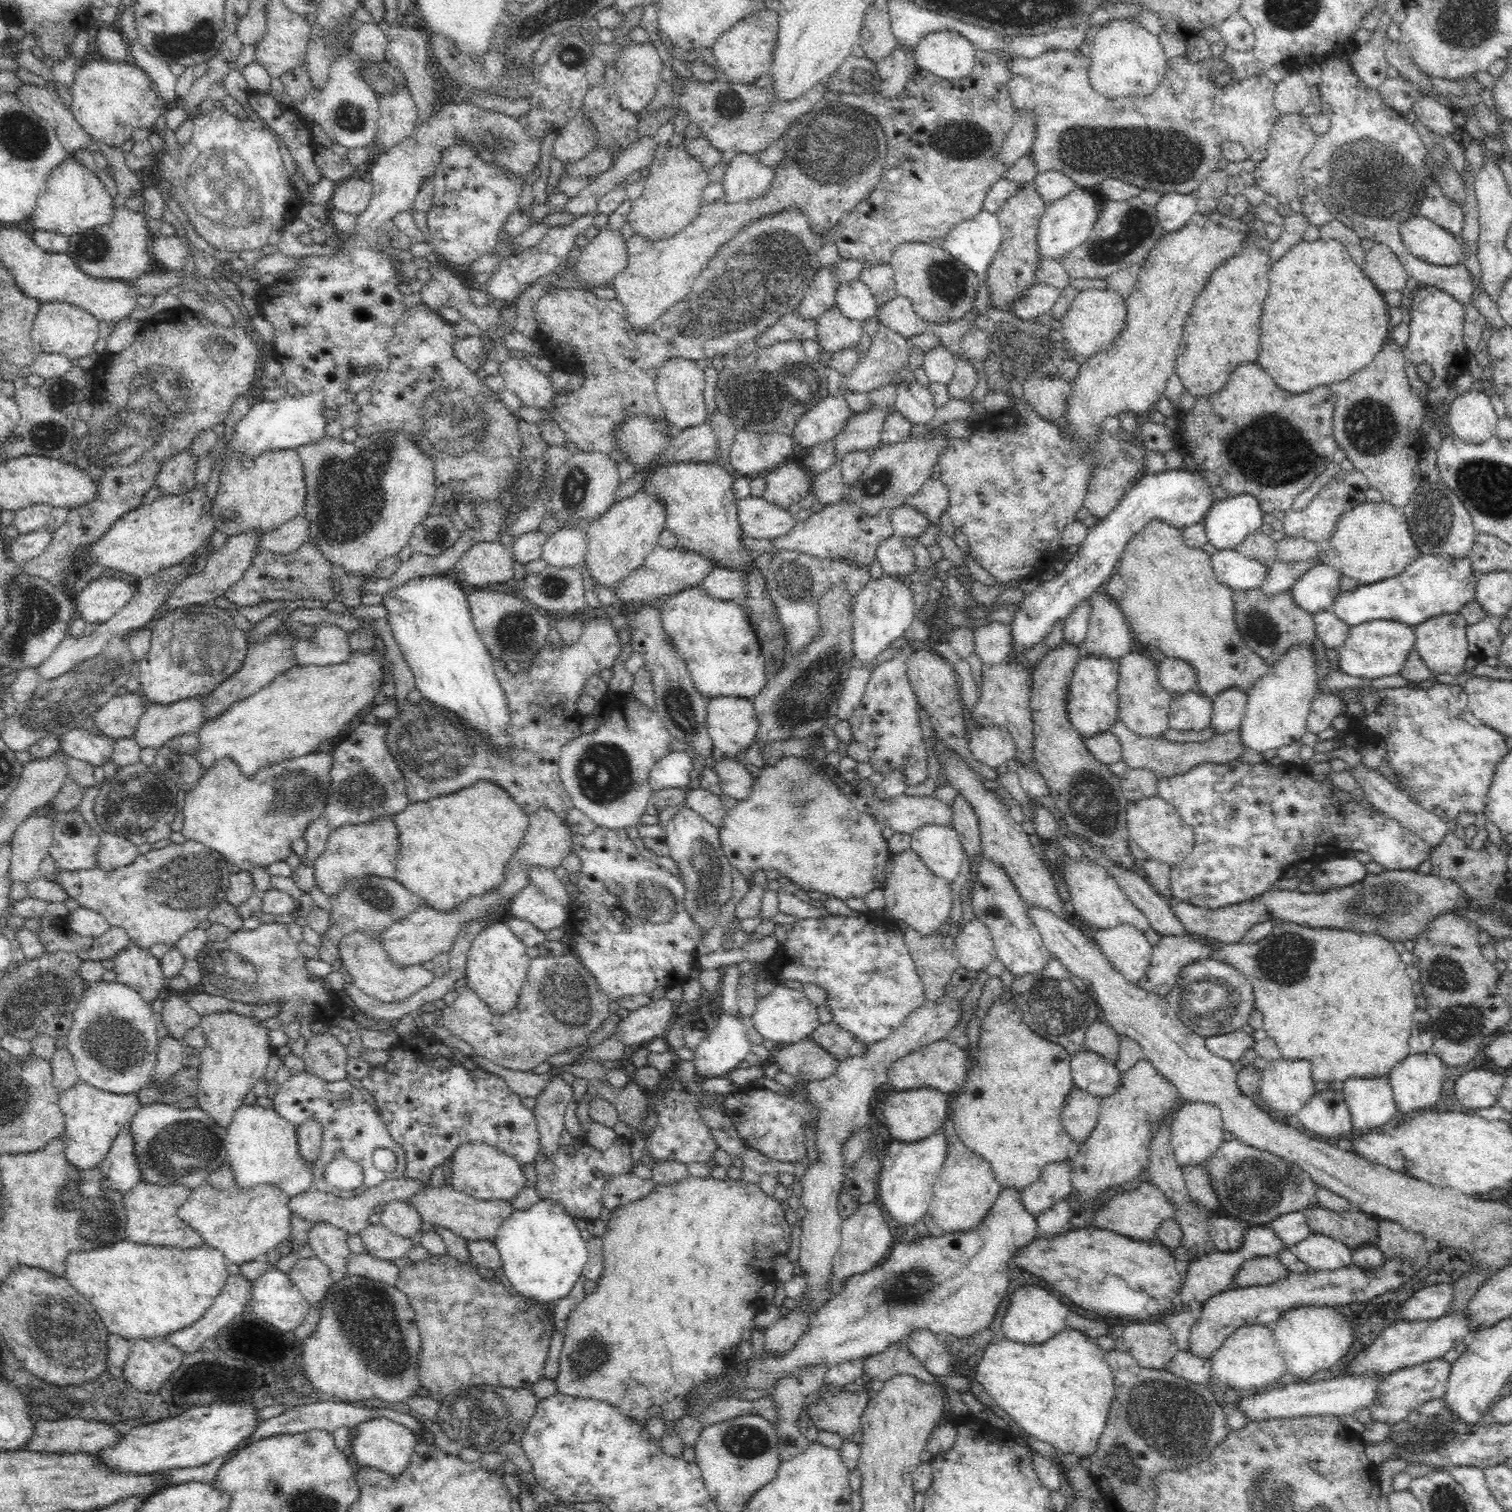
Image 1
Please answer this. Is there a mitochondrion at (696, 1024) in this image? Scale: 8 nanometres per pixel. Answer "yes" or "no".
yes

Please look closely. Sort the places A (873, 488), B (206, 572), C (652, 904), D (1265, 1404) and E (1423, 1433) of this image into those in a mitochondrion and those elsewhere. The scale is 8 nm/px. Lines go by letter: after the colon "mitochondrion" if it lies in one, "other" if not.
A: mitochondrion
B: other
C: mitochondrion
D: other
E: mitochondrion

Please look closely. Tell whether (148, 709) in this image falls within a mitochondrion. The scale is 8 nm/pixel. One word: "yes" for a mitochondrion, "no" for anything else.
no

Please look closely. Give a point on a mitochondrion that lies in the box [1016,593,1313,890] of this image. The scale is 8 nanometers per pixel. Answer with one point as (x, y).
(1093, 802)

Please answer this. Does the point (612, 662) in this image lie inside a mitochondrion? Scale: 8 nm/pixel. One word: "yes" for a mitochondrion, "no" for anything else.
no

